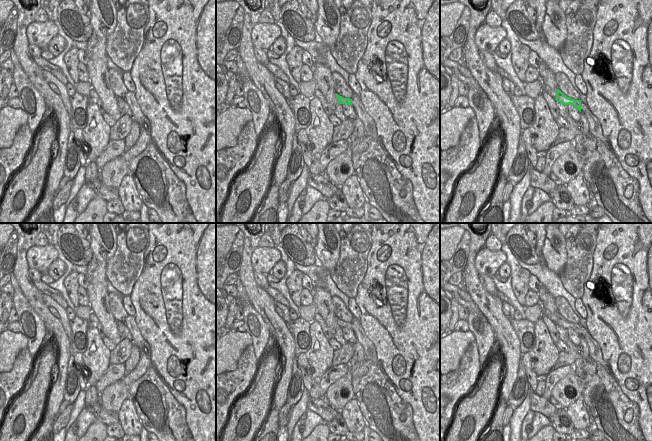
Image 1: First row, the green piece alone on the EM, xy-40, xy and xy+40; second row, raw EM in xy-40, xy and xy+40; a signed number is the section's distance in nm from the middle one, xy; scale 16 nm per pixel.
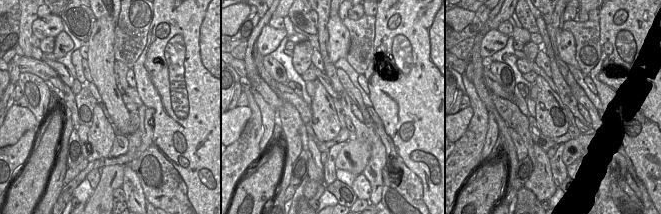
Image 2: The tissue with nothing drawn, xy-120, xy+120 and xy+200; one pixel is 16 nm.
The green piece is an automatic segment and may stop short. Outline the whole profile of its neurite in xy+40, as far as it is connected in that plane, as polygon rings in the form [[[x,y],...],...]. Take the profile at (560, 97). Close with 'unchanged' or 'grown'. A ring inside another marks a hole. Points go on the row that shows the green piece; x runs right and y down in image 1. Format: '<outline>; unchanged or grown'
[[[557,89],[555,100],[557,102],[564,104],[564,105],[571,104],[581,112],[581,101],[580,100],[574,100],[574,99],[567,97],[559,89]]]; unchanged

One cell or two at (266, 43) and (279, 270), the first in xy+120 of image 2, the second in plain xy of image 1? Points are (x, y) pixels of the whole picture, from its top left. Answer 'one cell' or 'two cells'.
two cells

